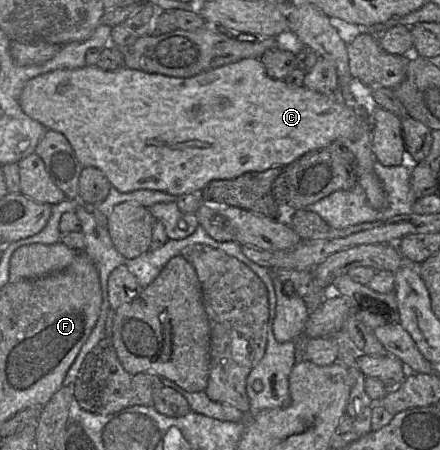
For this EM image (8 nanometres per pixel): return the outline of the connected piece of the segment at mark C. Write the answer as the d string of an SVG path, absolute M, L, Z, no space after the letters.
M257 58L242 59L188 78L152 74L127 67L115 71L105 71L95 65L77 69L58 69L29 80L20 94L19 104L27 116L41 123L47 130L63 134L80 164L83 167L101 170L111 186L121 193L145 189L165 192L176 197L189 193L199 194L213 180L230 180L247 172L263 172L273 167L285 167L304 154L324 148L335 140L346 138L354 141L359 137L359 115L353 107L348 106L338 96L325 95L304 85L291 87L284 80L273 79Z

